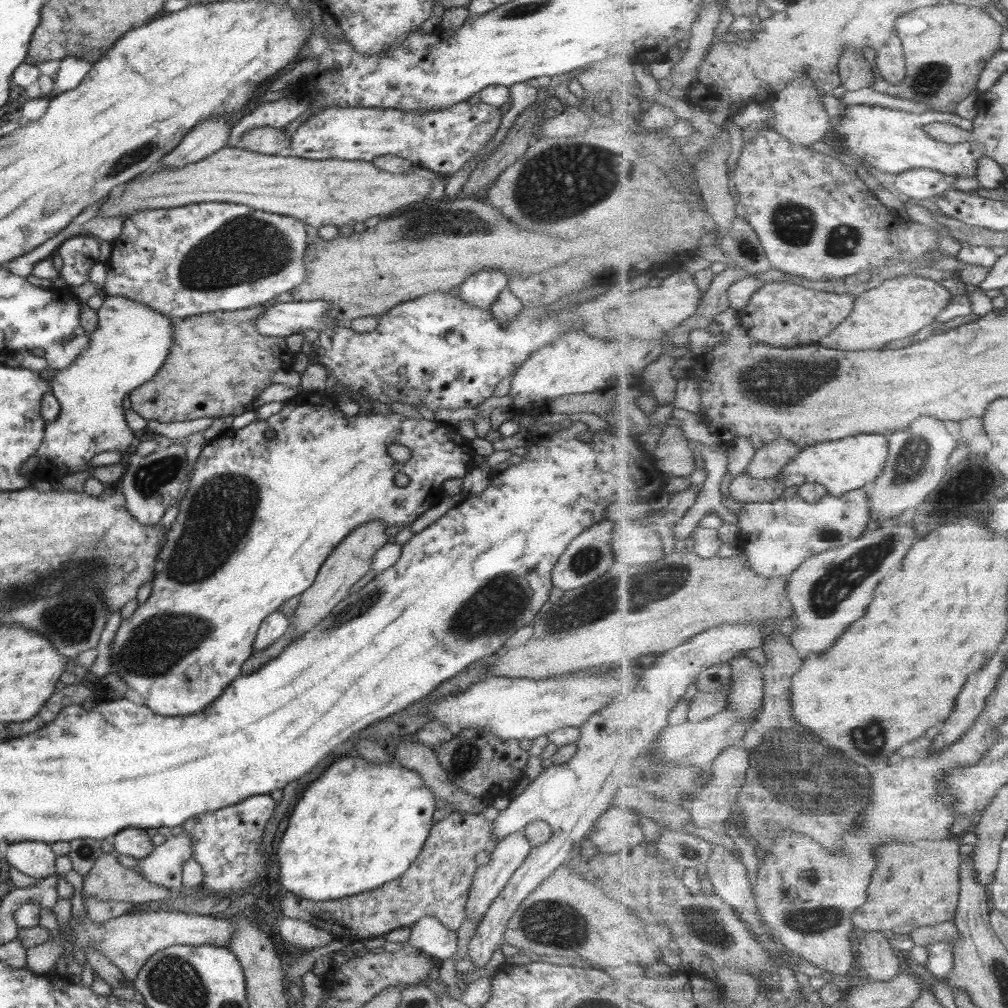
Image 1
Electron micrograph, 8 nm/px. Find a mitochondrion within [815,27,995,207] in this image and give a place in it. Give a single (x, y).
(932, 76)

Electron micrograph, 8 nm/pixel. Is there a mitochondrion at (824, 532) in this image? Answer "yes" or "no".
yes

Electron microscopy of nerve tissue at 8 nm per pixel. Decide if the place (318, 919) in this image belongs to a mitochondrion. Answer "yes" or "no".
no

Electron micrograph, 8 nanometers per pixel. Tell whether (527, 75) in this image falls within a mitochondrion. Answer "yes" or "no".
no

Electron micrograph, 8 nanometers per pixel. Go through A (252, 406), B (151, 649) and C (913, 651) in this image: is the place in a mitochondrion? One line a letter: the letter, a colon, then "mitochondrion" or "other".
A: other
B: mitochondrion
C: other

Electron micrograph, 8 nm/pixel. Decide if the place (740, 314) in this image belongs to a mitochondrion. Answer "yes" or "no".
no

